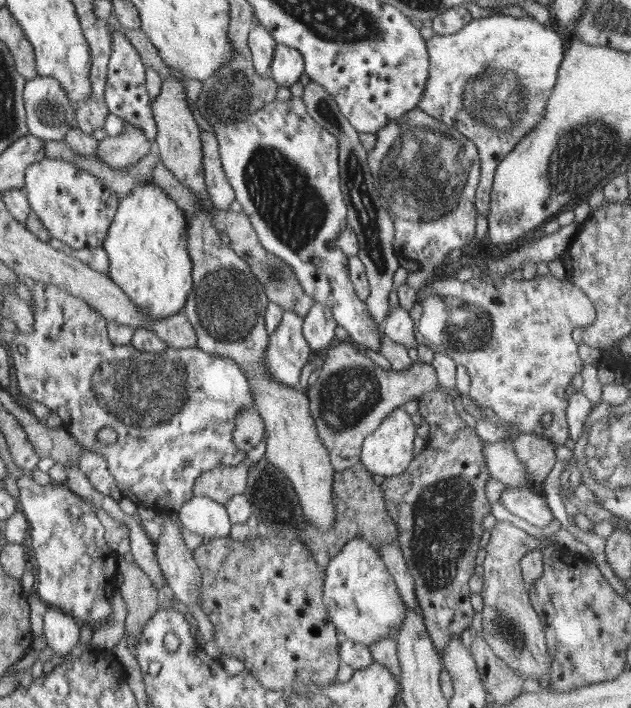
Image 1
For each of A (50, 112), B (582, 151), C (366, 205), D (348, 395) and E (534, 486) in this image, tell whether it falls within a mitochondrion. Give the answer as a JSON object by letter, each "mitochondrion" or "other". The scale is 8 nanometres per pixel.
{"A":"mitochondrion","B":"mitochondrion","C":"mitochondrion","D":"mitochondrion","E":"other"}

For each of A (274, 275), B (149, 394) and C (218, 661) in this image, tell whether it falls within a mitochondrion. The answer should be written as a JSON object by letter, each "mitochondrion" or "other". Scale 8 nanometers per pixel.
{"A":"mitochondrion","B":"mitochondrion","C":"other"}

